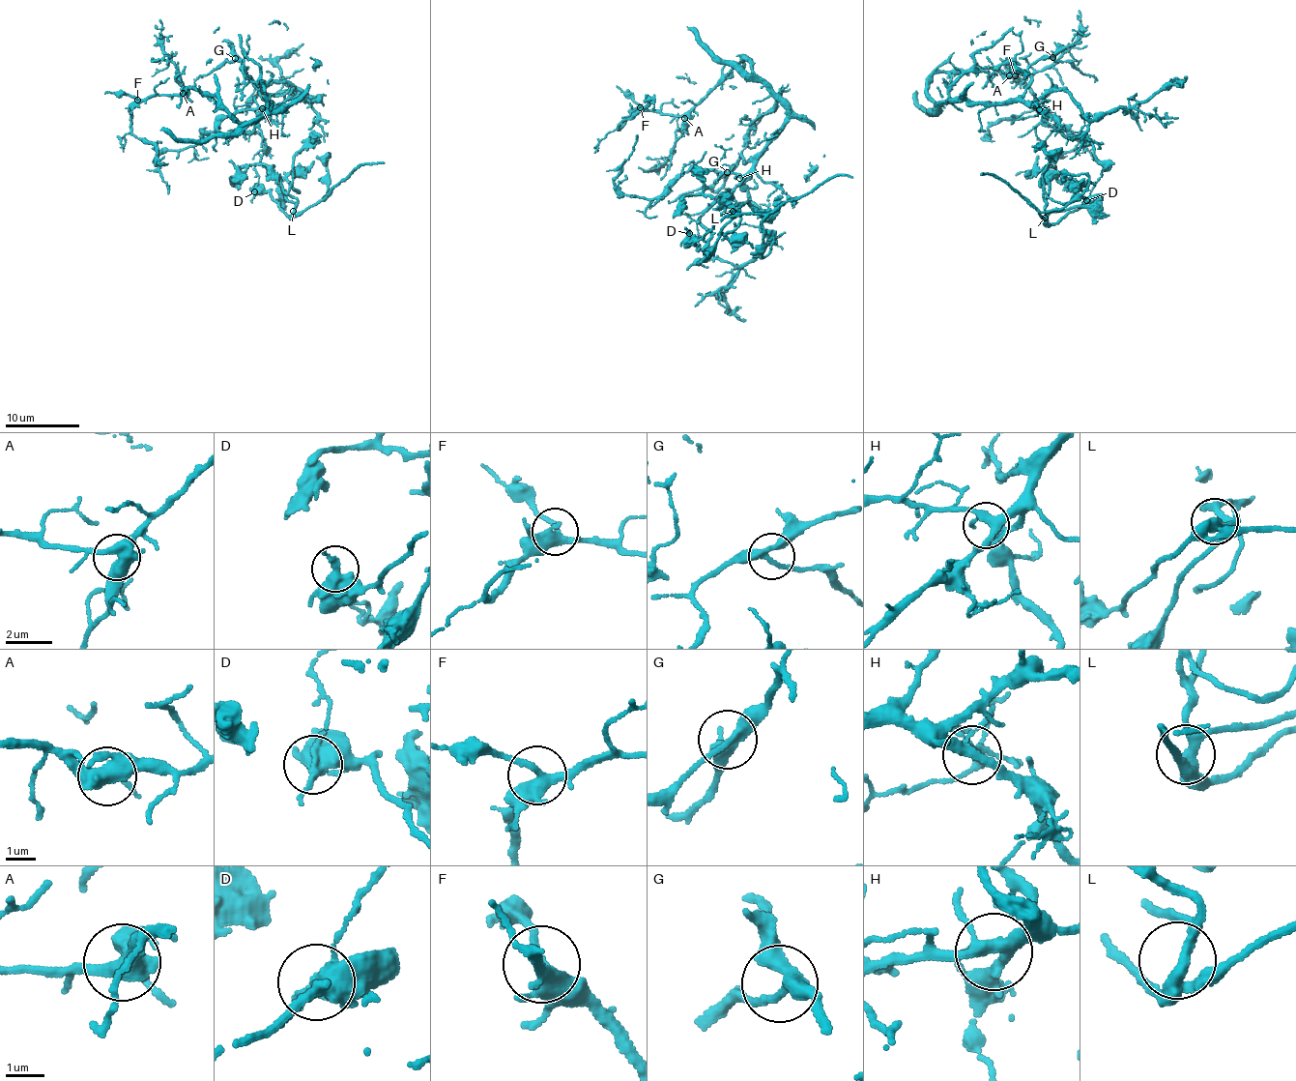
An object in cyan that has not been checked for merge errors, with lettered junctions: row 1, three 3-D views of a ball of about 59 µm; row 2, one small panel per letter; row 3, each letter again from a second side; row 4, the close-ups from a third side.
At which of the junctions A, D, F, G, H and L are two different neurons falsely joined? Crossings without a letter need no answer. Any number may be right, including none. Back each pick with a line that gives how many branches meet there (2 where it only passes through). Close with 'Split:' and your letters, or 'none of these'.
D: Branches: 3
Split: D

